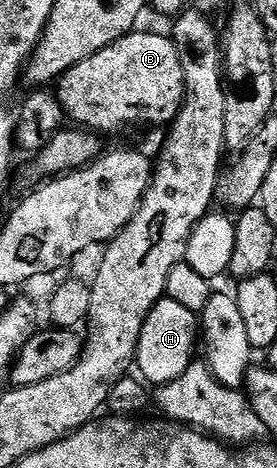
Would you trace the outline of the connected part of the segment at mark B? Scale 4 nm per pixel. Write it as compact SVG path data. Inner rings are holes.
M137 29L67 71L58 80L55 92L70 120L98 134L115 133L127 125L165 127L175 119L183 103L184 69L170 36Z

